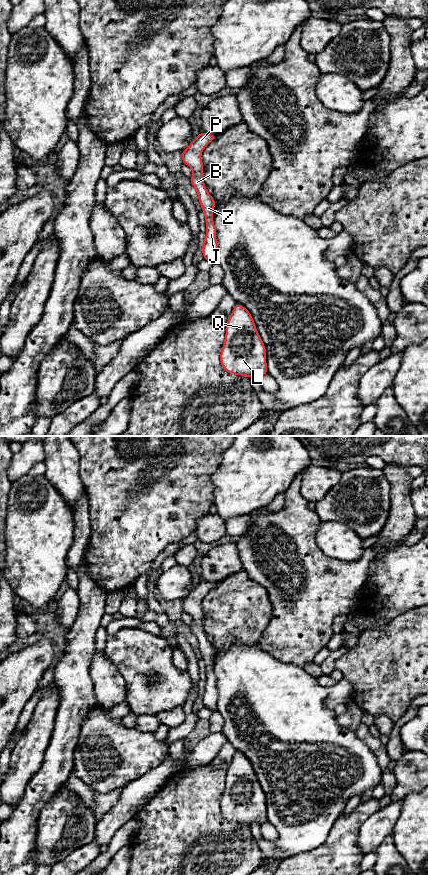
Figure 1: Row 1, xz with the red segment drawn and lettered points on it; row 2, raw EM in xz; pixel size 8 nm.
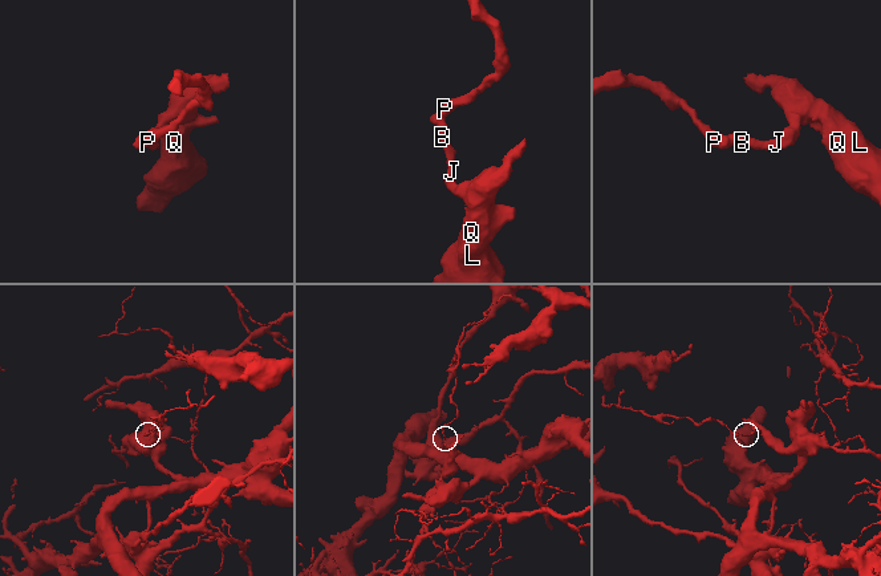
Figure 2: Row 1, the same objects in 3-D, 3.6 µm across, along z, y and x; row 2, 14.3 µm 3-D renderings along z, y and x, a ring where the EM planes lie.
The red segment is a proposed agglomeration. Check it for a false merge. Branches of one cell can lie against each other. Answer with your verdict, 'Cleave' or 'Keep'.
Keep

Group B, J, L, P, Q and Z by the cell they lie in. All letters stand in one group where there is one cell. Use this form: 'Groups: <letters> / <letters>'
Groups: B J L P Q Z

